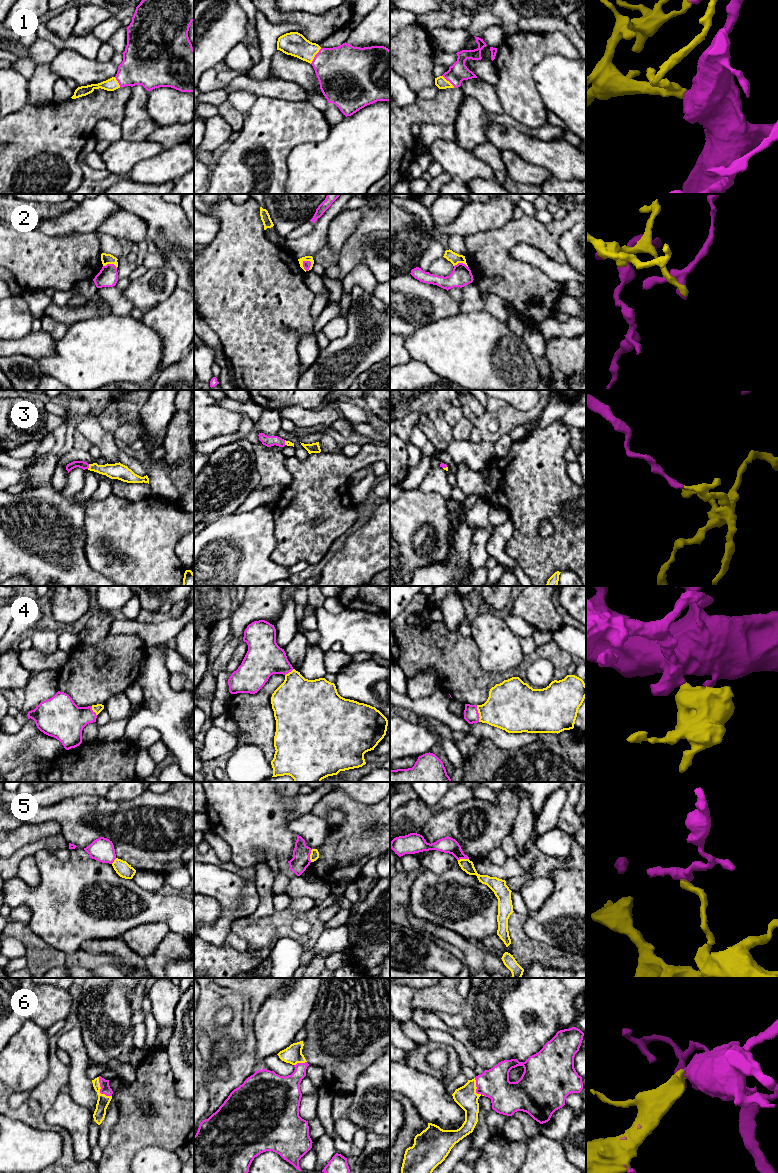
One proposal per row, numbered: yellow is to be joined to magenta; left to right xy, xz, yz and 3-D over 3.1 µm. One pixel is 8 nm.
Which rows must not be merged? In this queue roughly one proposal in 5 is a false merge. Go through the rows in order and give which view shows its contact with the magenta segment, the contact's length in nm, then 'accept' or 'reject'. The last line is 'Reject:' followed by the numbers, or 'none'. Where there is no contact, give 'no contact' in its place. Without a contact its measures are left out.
1: xz | 160 nm | accept
2: xz | 100 nm | accept
3: xy | 40 nm | accept
4: yz | 130 nm | accept
5: xz | 110 nm | reject
6: xy | 190 nm | accept
Reject: 5

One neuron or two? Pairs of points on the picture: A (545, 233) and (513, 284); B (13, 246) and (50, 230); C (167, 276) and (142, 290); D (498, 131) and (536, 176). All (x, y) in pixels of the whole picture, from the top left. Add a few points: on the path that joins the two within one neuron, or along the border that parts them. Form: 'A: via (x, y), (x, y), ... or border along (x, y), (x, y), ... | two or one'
A: via (526, 233), (519, 233), (505, 247), (505, 265) | one
B: border along (41, 231), (47, 235), (66, 235) | two
C: via (162, 281), (153, 290), (148, 290) | one
D: border along (501, 150), (512, 150), (527, 161), (539, 166) | two

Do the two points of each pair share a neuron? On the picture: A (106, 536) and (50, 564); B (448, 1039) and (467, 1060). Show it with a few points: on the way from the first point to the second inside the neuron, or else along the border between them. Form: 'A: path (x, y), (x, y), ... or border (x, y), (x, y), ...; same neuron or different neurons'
A: border (82, 524), (84, 554), (93, 569); different neurons
B: path (453, 1043), (463, 1055); same neuron

